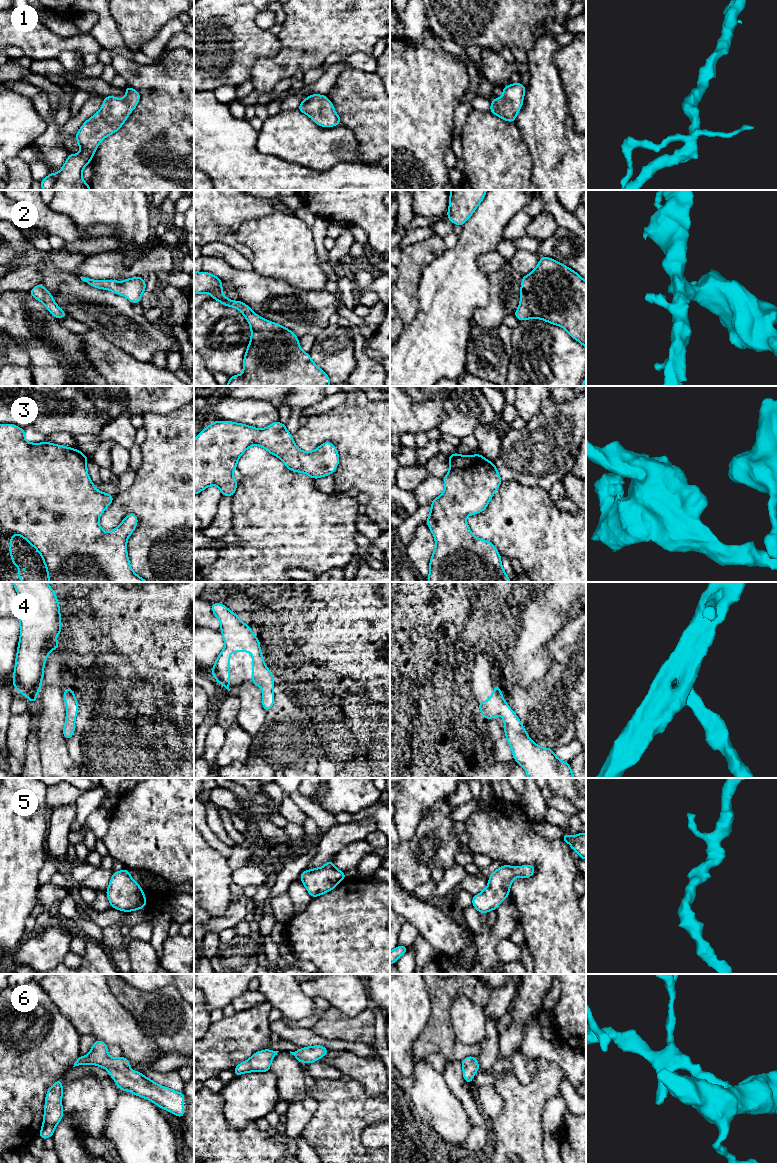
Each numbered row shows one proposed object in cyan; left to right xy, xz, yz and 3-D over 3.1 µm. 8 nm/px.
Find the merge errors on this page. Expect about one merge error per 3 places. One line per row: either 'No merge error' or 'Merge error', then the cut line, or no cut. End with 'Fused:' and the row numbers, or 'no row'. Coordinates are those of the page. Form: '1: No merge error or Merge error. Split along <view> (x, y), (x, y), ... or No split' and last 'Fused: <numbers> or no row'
1: No merge error. No split
2: No merge error. No split
3: No merge error. No split
4: No merge error. No split
5: No merge error. No split
6: No merge error. No split
Fused: no row

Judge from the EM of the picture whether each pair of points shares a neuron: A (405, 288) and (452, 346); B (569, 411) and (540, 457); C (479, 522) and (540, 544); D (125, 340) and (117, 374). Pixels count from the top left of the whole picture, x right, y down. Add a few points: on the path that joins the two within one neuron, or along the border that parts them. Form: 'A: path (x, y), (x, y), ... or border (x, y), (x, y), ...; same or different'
A: border (420, 280), (416, 290), (417, 313), (408, 325); different
B: path (566, 422), (556, 432), (556, 440), (550, 446); same
C: path (494, 524), (521, 525), (525, 529); same
D: border (103, 336), (143, 362); different

